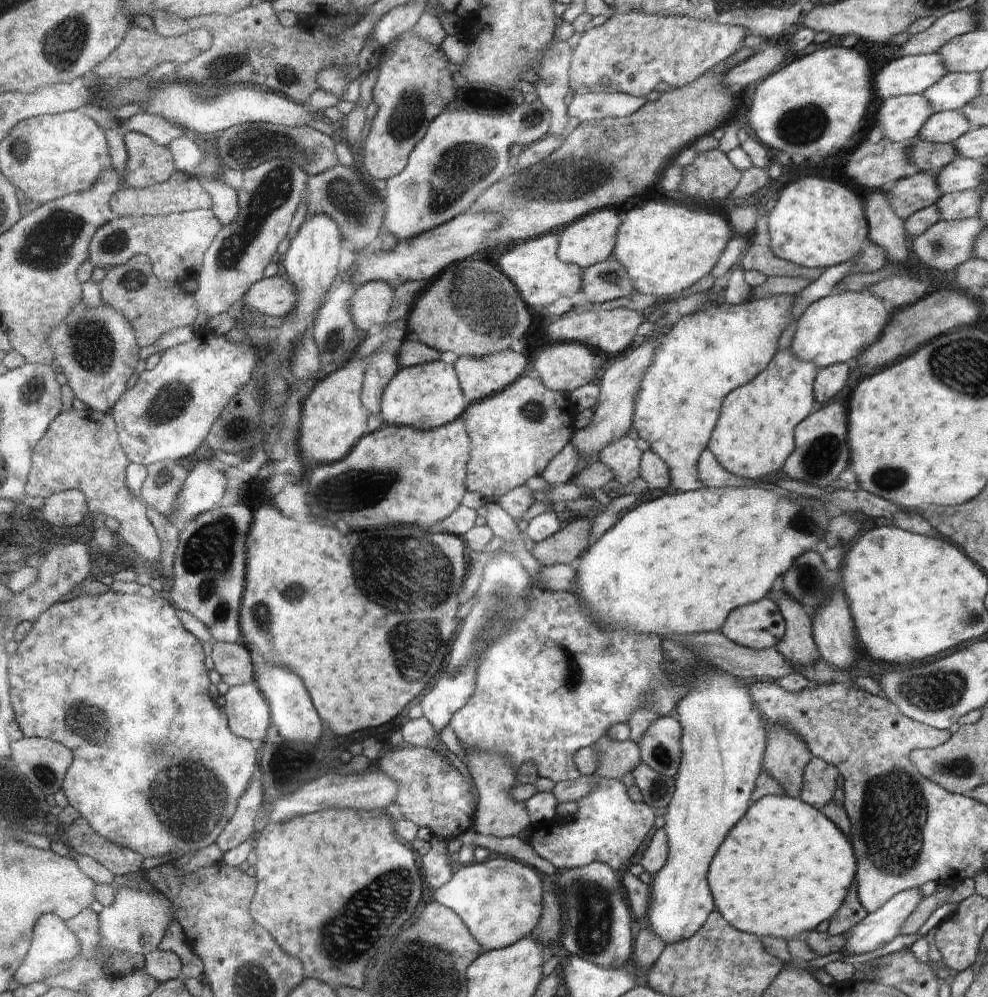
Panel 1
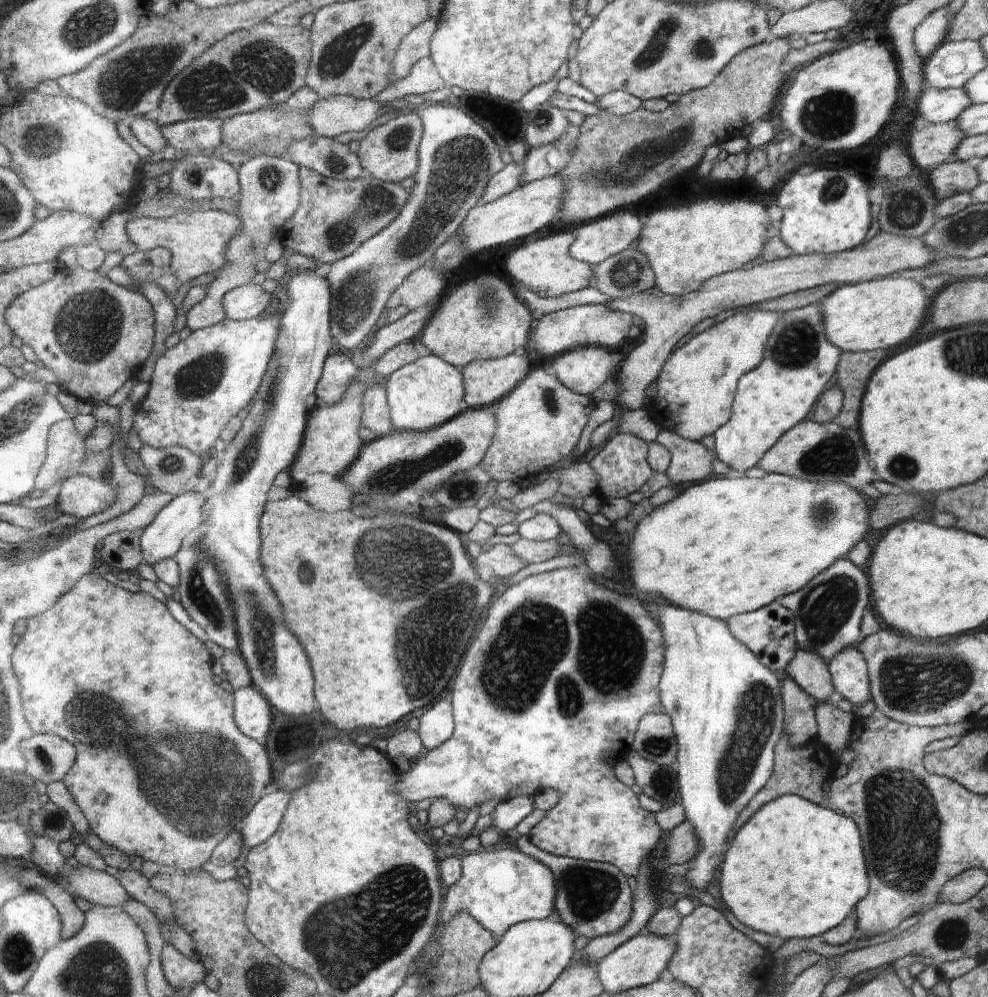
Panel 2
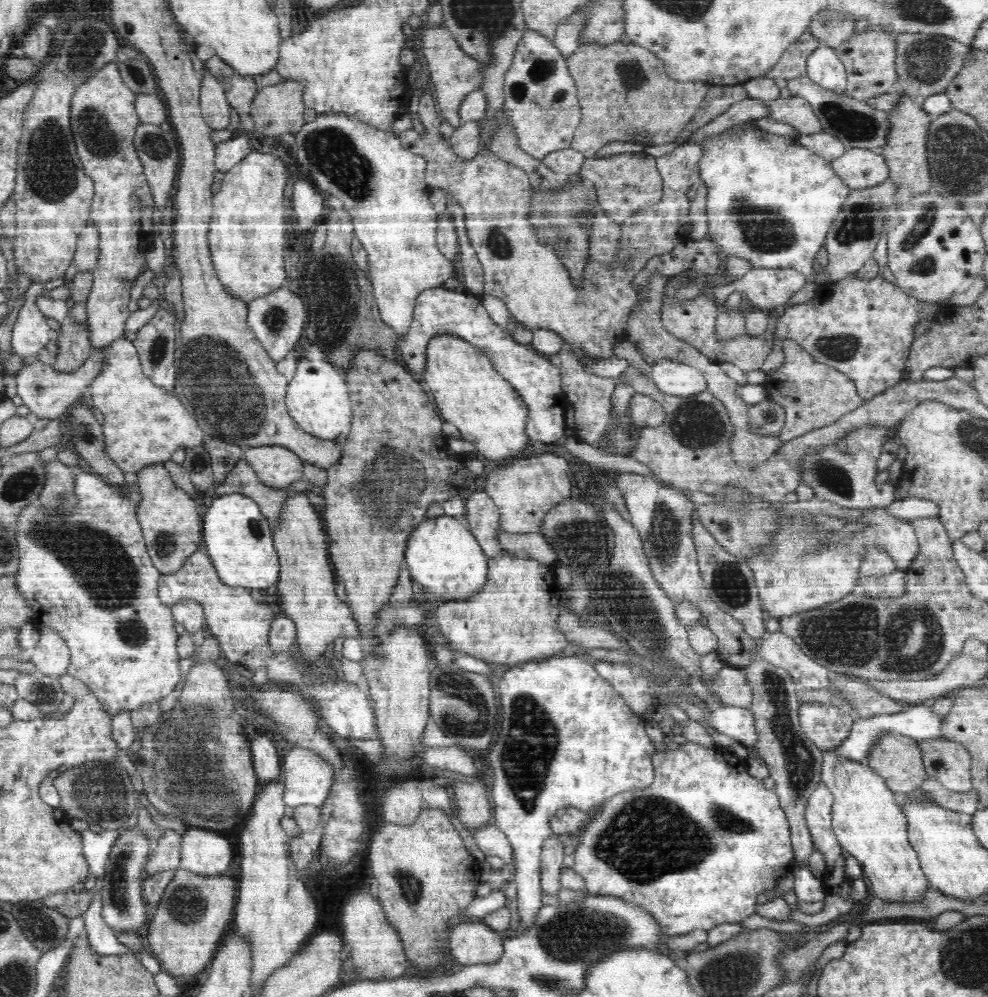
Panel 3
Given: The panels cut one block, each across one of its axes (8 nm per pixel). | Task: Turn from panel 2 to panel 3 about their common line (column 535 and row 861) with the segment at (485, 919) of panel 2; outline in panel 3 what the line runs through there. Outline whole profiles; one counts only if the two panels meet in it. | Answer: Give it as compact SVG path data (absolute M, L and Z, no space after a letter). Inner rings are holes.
M835 750L824 751L824 761L820 770L820 781L834 795L832 806L832 828L843 850L851 854L862 865L863 876L867 879L869 891L874 899L882 902L903 902L922 904L928 891L928 879L922 870L919 858L908 838L908 819L901 806L894 801L892 792L882 777L866 764L850 762L838 758Z

